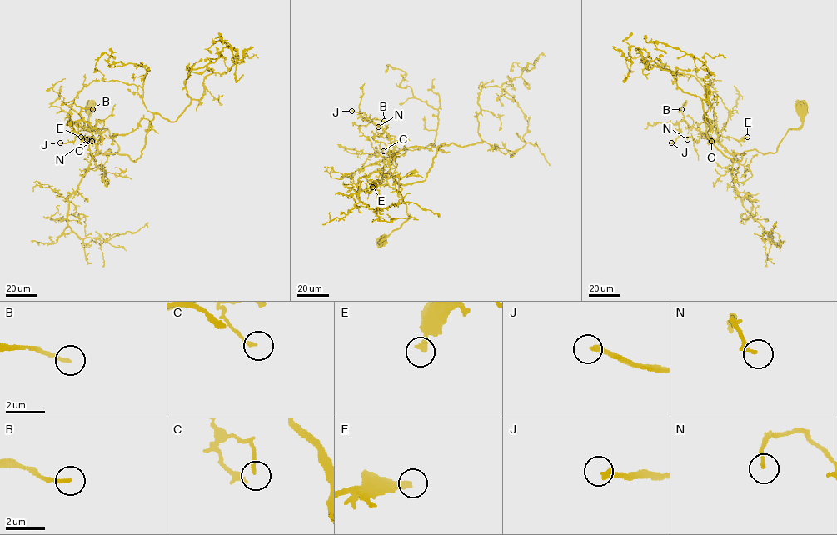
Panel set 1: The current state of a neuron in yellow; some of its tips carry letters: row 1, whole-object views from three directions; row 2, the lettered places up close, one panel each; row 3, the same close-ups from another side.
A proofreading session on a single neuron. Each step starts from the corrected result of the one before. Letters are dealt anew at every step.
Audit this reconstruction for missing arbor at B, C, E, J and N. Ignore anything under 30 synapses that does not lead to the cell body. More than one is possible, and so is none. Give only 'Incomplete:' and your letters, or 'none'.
Incomplete: B, J

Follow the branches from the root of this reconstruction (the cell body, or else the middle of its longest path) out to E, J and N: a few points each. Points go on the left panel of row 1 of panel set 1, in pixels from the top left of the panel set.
E: (89, 107), (88, 124), (107, 128), (119, 150), (98, 153), (92, 135), (90, 141), (81, 137)
J: (89, 107), (88, 124), (119, 150), (98, 153), (102, 137), (82, 120), (60, 142)
N: (89, 107), (88, 124), (107, 128), (119, 150), (98, 153), (98, 140), (87, 139)

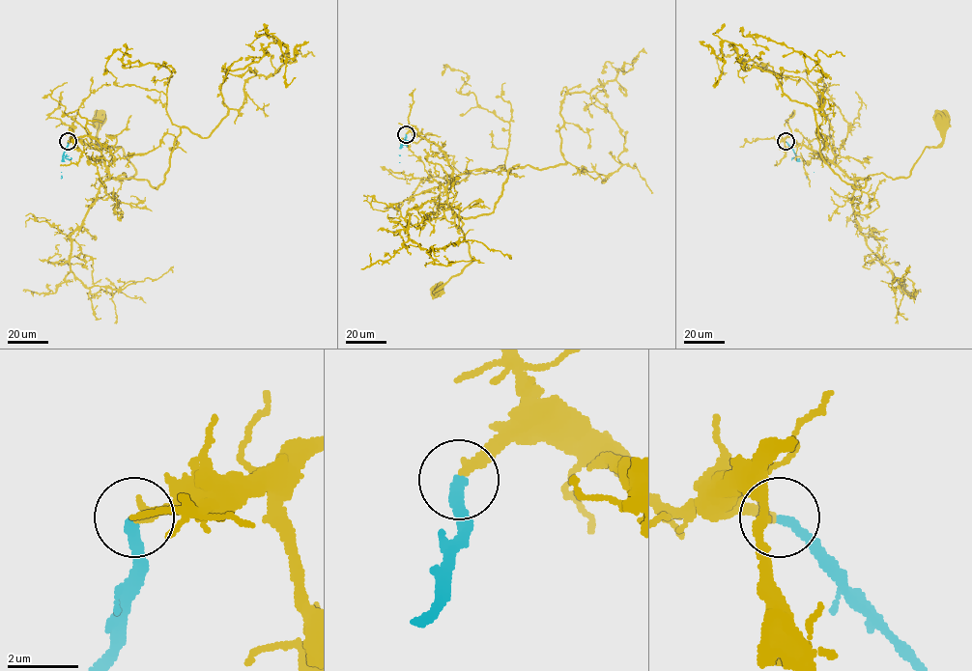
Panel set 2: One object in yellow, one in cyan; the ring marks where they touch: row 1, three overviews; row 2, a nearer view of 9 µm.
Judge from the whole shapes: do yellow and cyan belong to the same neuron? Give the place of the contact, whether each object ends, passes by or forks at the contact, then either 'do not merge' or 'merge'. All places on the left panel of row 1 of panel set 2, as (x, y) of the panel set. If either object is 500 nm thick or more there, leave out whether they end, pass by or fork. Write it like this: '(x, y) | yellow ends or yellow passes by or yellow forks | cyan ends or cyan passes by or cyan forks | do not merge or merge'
(68, 141) | yellow ends | cyan ends | merge

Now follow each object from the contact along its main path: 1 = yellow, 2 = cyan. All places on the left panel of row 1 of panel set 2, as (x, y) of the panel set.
1: (68, 141), (95, 138), (115, 158), (109, 178), (131, 177), (135, 169), (123, 150), (97, 141), (98, 119)
2: (68, 141), (61, 161), (61, 178)

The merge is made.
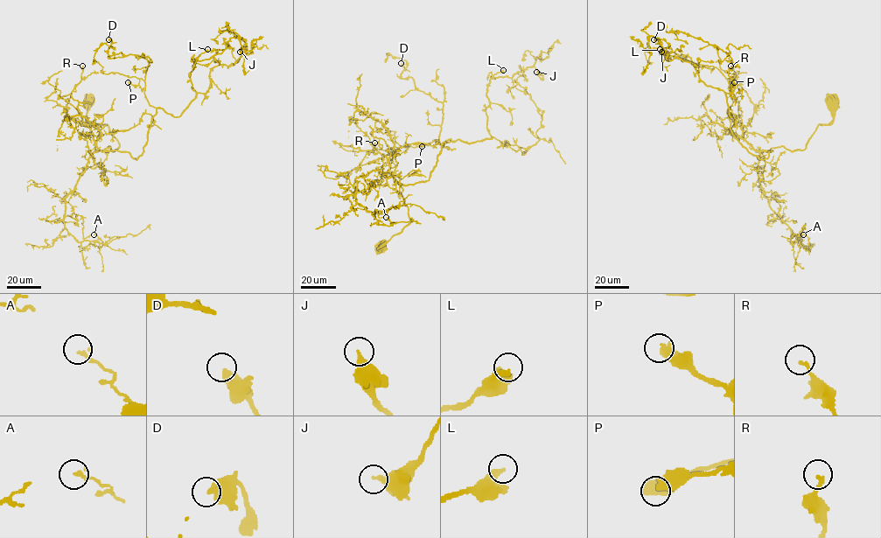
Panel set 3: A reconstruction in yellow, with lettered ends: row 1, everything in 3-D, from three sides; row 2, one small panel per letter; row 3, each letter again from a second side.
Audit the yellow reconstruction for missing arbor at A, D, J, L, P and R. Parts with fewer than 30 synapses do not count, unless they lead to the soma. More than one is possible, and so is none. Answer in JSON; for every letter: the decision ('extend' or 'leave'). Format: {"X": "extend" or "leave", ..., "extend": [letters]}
{"A": "leave", "D": "leave", "J": "leave", "L": "extend", "P": "leave", "R": "leave", "extend": ["L"]}

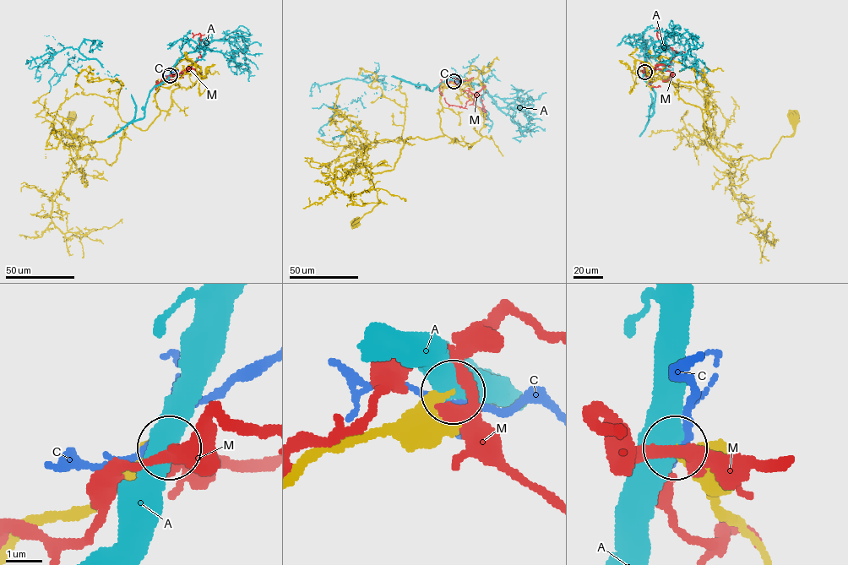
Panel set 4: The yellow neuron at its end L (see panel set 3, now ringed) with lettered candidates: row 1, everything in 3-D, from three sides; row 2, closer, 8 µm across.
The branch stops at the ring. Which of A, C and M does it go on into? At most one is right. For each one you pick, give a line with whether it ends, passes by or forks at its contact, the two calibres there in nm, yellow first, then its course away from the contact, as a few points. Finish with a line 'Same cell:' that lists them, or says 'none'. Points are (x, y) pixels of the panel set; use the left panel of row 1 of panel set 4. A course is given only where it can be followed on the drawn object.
Same cell: none

